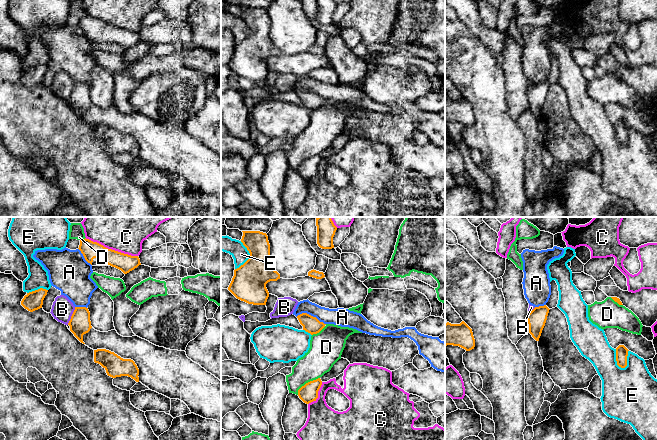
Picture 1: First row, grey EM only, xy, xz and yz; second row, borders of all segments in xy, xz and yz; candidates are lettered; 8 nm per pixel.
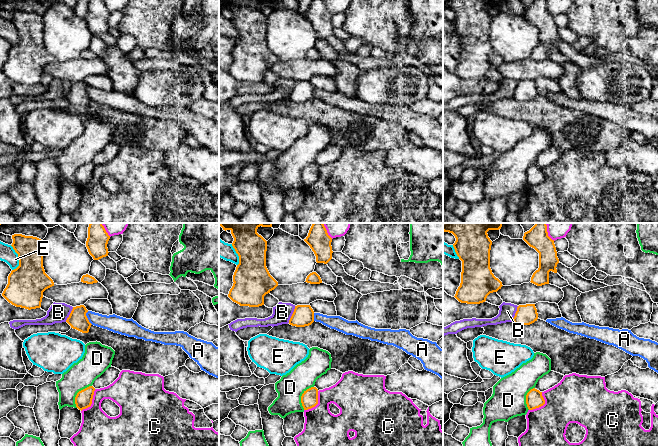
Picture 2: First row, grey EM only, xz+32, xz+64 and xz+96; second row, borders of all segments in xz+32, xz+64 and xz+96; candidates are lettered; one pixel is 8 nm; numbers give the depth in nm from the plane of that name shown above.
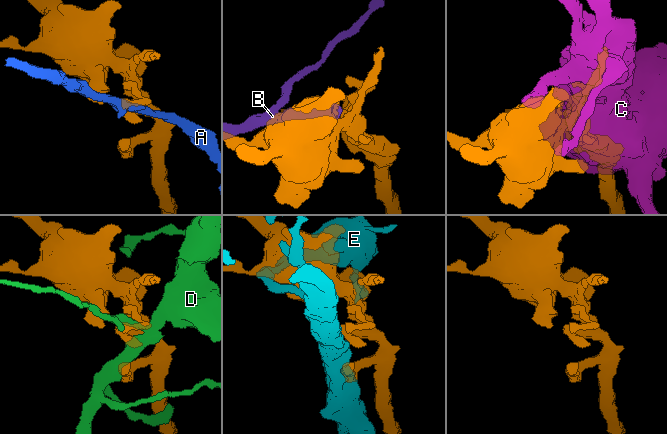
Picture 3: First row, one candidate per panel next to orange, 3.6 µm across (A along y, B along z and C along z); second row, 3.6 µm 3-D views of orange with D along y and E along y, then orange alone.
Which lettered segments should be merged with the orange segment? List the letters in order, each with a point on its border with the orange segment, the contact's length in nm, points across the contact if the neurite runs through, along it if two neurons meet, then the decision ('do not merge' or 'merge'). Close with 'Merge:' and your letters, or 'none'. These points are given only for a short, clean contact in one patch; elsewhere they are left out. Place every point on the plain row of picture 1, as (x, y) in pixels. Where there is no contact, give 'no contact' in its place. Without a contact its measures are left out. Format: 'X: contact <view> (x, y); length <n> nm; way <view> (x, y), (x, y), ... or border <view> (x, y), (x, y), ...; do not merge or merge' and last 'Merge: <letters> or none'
A: contact xz (310, 91); length 240 nm; border xz (296, 92), (308, 89), (325, 100); do not merge
B: contact xy (71, 92); length 160 nm; border xy (75, 83), (67, 100); do not merge
C: contact xy (111, 25); length 440 nm; do not merge
D: contact xz (306, 159); length 240 nm; do not merge
E: contact yz (616, 136); length 180 nm; do not merge
Merge: none

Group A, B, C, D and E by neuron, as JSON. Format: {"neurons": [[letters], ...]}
{"neurons": [["A"], ["B"], ["C"], ["D"], ["E"]]}

